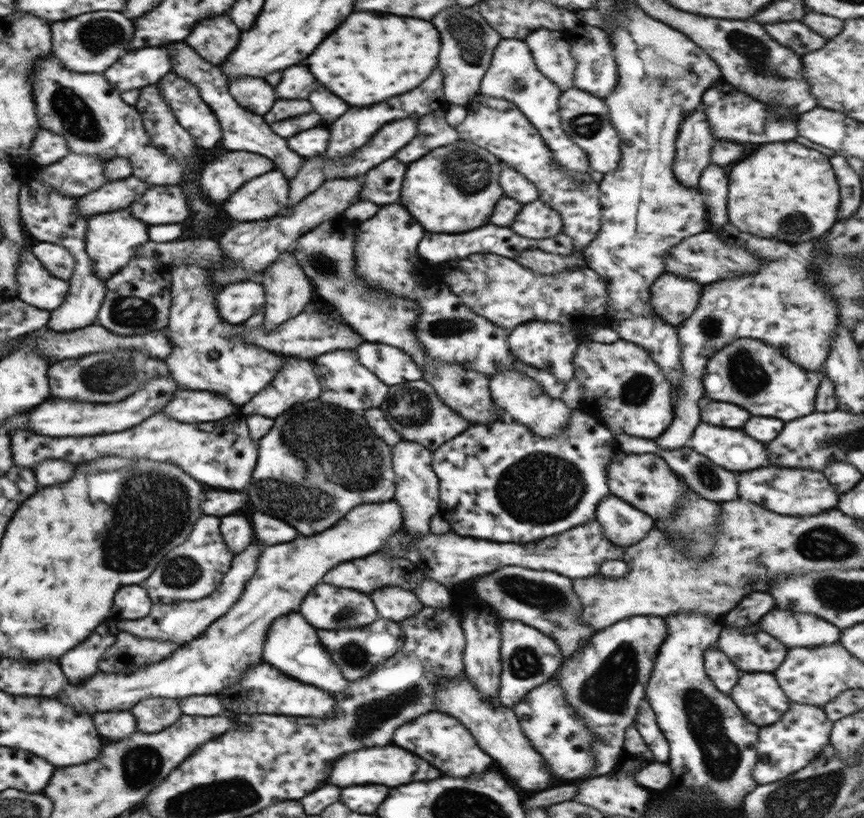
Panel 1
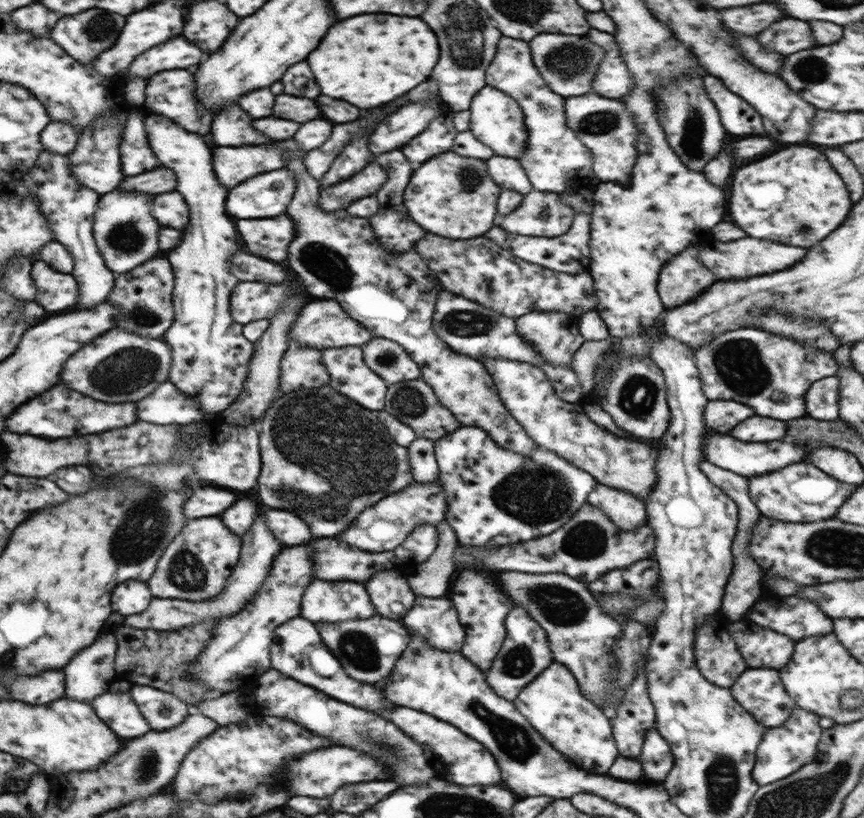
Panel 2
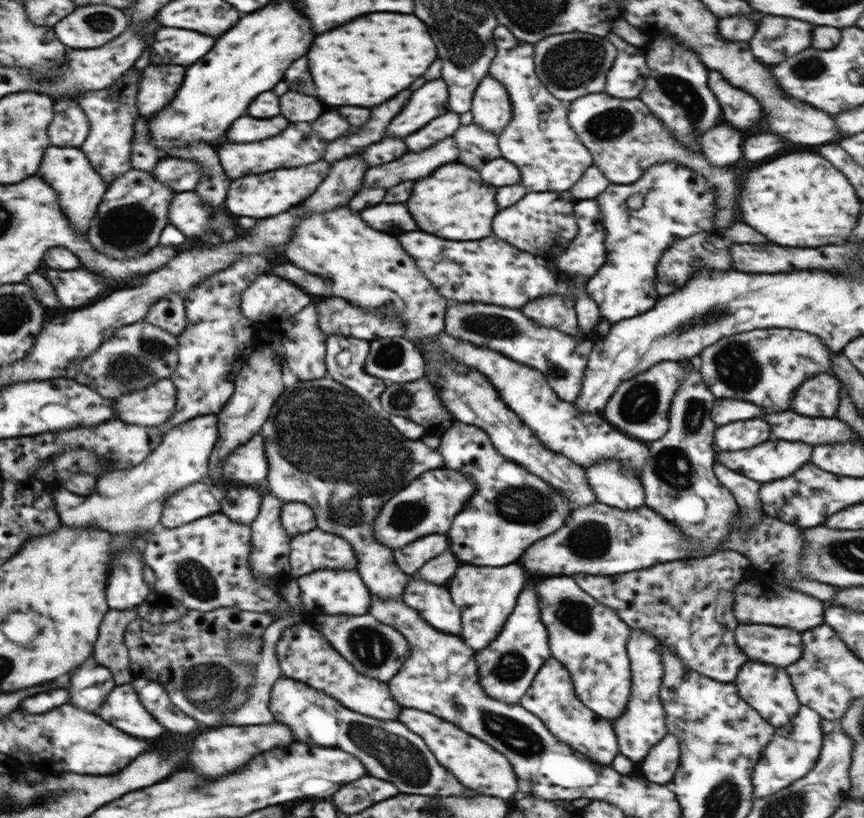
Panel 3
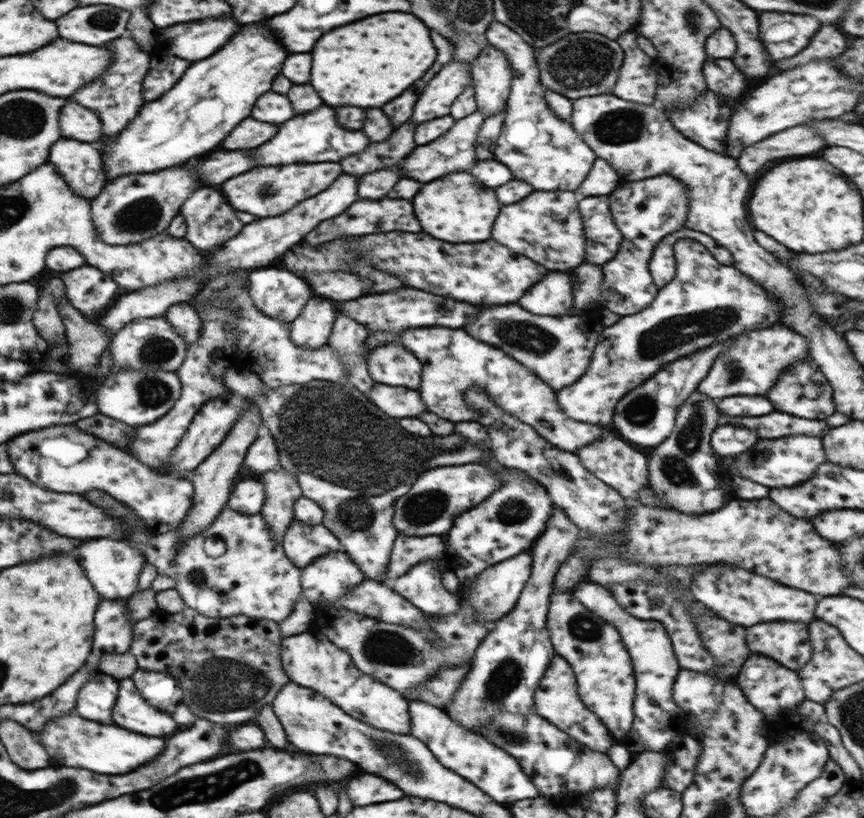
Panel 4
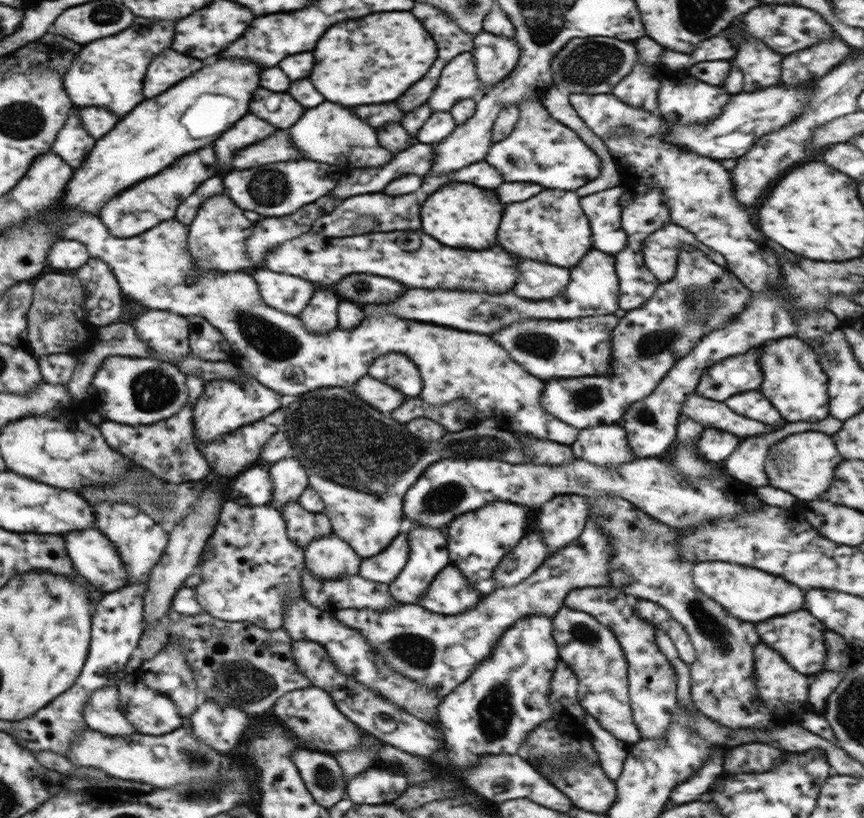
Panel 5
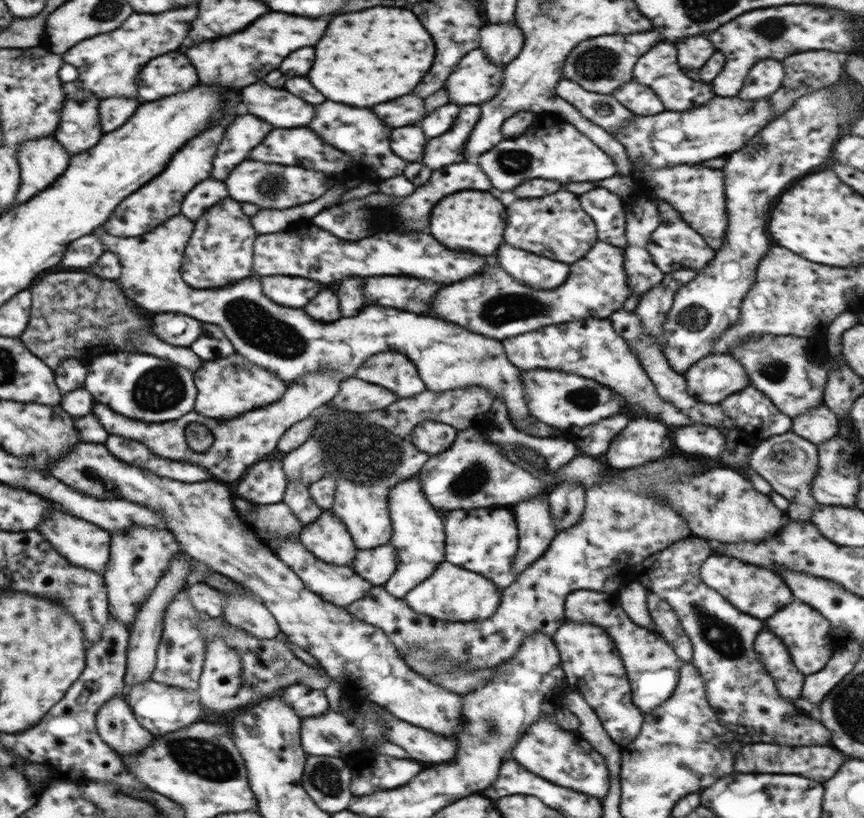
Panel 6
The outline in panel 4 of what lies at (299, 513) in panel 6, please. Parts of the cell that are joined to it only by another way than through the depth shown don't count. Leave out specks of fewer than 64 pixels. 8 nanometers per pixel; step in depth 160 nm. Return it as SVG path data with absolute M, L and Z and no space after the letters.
M292 520L282 540L285 555L303 569L315 558L343 550L338 538L324 525L304 525Z

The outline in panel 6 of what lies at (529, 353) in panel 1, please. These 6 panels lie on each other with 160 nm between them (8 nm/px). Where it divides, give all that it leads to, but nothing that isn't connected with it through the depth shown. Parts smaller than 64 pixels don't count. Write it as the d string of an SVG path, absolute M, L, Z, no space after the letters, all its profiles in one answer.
M502 244L498 254L500 264L508 274L512 274L520 284L532 286L536 290L556 288L568 278L569 264L546 260L544 256L534 256L508 244Z

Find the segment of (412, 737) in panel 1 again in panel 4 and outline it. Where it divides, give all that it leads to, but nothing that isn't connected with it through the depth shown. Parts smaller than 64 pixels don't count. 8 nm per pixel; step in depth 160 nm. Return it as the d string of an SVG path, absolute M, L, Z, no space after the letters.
M416 700L409 701L409 715L412 726L410 734L418 737L438 758L438 762L462 778L468 776L468 782L484 790L490 798L496 802L516 802L524 798L540 798L536 786L532 784L532 779L528 778L520 763L509 752L498 748L482 735L468 731L464 726L460 726L458 721L452 720L443 709L436 708L427 702Z

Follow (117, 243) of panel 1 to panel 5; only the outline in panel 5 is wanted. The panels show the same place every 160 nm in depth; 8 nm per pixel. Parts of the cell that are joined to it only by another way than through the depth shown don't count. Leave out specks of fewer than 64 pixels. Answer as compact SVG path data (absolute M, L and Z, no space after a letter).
M212 146L181 156L157 175L138 181L128 190L123 190L118 196L113 196L112 200L107 200L98 214L100 220L108 226L112 236L128 239L154 228L161 222L176 218L178 206L194 194L197 191L196 188L205 180L212 178L218 172L216 158Z

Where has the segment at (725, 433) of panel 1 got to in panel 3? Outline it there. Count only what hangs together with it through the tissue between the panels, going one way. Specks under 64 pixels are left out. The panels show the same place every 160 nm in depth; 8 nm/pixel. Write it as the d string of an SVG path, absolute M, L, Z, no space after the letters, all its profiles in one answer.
M770 440L764 444L758 444L750 450L736 450L736 452L726 452L726 450L717 451L717 462L720 465L748 476L756 482L771 482L776 478L786 478L792 472L796 472L802 464L810 462L810 454L812 454L812 446L804 444L804 442L786 442L786 440Z

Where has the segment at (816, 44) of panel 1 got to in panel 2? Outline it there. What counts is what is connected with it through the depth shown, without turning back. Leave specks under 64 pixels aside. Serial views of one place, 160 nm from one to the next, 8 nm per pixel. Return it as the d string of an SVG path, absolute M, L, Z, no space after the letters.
M794 18L774 22L762 34L758 34L758 42L762 42L762 46L780 54L794 54L814 46L810 24Z

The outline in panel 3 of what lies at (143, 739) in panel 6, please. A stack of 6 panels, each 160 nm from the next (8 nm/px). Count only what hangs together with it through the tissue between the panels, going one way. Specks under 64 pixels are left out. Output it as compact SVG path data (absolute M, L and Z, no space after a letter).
M94 656L72 670L69 680L69 703L94 714L117 685L112 671L99 665Z

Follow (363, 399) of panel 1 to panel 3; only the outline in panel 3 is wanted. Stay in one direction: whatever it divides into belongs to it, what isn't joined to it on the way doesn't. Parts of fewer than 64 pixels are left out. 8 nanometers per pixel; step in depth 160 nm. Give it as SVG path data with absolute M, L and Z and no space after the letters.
M341 334L328 336L325 346L329 377L360 395L366 402L378 398L387 387L382 379L366 372L365 360L369 346L367 340Z

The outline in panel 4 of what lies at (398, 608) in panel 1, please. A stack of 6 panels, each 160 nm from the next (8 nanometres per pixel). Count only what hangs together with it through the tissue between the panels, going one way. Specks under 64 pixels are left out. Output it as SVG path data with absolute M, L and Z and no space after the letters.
M236 363L225 370L223 383L232 393L248 396L258 403L263 432L273 437L278 449L278 467L292 472L303 496L312 499L322 508L324 517L321 524L334 533L343 546L343 551L358 565L364 578L368 580L389 584L387 568L394 541L399 535L394 528L394 503L399 496L410 491L413 482L423 472L437 467L483 463L488 456L494 456L494 447L489 444L488 439L472 444L454 432L448 436L430 434L427 437L408 432L400 428L398 419L394 420L380 412L368 400L367 393L360 392L345 382L318 379L306 384L296 383L272 389L252 370Z

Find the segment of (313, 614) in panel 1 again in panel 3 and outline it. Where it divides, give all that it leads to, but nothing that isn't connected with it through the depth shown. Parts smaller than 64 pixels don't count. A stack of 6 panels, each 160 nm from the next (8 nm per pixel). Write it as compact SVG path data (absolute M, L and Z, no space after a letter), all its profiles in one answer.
M317 570L297 578L300 588L300 600L304 608L310 612L320 610L326 615L350 614L363 615L369 612L371 605L370 592L364 586L361 576L354 570Z

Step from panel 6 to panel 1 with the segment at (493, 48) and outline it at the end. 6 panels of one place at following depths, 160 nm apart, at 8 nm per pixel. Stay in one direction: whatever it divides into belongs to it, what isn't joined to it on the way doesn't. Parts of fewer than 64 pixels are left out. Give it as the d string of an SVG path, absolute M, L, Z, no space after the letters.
M480 94L466 108L466 118L455 127L459 138L485 148L533 182L541 201L561 216L562 232L574 240L574 247L586 248L596 238L601 226L599 184L592 180L589 172L572 174L555 163L552 151L544 144L539 132L513 103Z

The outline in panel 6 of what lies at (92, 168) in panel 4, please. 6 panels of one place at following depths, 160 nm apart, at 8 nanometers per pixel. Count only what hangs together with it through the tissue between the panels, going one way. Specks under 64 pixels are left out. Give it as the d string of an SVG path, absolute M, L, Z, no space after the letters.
M74 82L63 83L64 107L57 130L53 132L53 137L71 155L92 148L103 135L98 124L98 100L94 100L93 92L78 88Z

